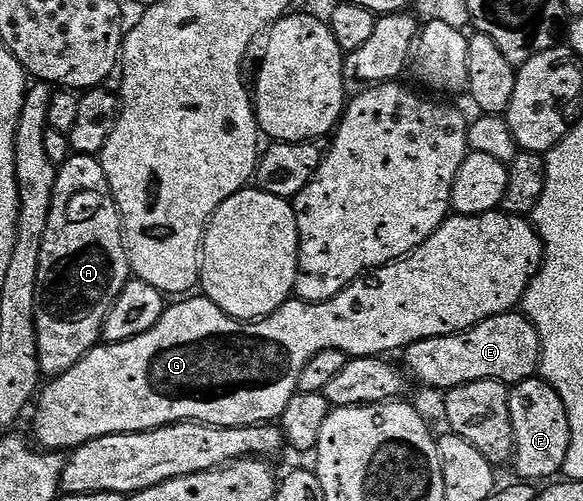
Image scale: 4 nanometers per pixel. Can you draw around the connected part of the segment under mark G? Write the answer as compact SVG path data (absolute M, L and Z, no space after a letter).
M503 211L483 213L473 217L452 215L441 223L438 231L434 231L434 235L430 235L430 239L423 241L408 256L401 257L399 261L391 261L389 265L382 265L378 269L373 269L357 277L341 293L325 301L290 299L269 317L261 317L259 321L235 321L232 317L226 316L210 298L203 295L192 295L187 299L177 300L180 301L177 305L169 304L165 308L162 319L158 319L158 323L154 323L154 327L150 327L150 331L146 331L146 335L138 335L126 343L117 345L97 344L96 348L91 349L82 360L74 363L74 367L70 367L70 371L51 378L39 390L38 400L34 405L36 418L32 421L32 429L36 432L35 444L45 451L71 451L77 449L85 441L93 441L111 433L145 433L151 429L160 429L164 425L177 425L180 421L198 421L201 425L217 425L220 429L275 422L282 415L282 411L286 411L286 403L290 403L292 396L298 392L298 375L302 375L302 367L306 367L306 363L310 363L310 359L314 359L314 355L318 355L318 351L337 349L347 353L349 358L380 357L381 355L392 355L388 353L394 352L395 349L403 351L415 341L431 337L445 337L451 333L462 333L465 329L474 327L494 315L513 312L523 302L528 284L536 277L543 261L544 244L540 242L536 226L528 217L515 217L513 213Z

